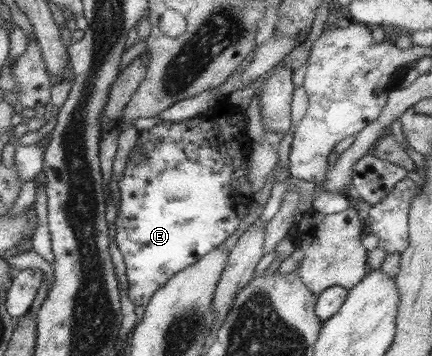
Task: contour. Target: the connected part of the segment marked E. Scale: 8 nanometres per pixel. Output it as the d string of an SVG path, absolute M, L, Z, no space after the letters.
M223 97L223 99L221 99L221 104L218 106L206 108L204 112L200 112L200 114L188 118L188 120L154 125L147 128L147 130L140 130L136 138L136 144L132 147L132 150L130 150L130 153L126 158L125 170L122 177L117 182L118 190L120 191L120 208L117 211L116 221L114 222L116 227L114 240L125 264L127 296L134 305L146 306L148 300L152 297L152 294L154 294L156 290L159 290L173 274L180 272L180 270L184 270L184 268L190 266L190 264L194 264L194 262L198 261L199 258L202 258L204 254L210 252L210 250L214 250L216 246L223 244L224 240L232 235L238 227L238 223L246 216L247 205L252 201L252 196L254 194L246 179L247 154L251 141L250 138L248 138L245 126L234 126L234 124L230 122L230 117L238 115L240 110L228 110L225 107L225 104L226 97Z

